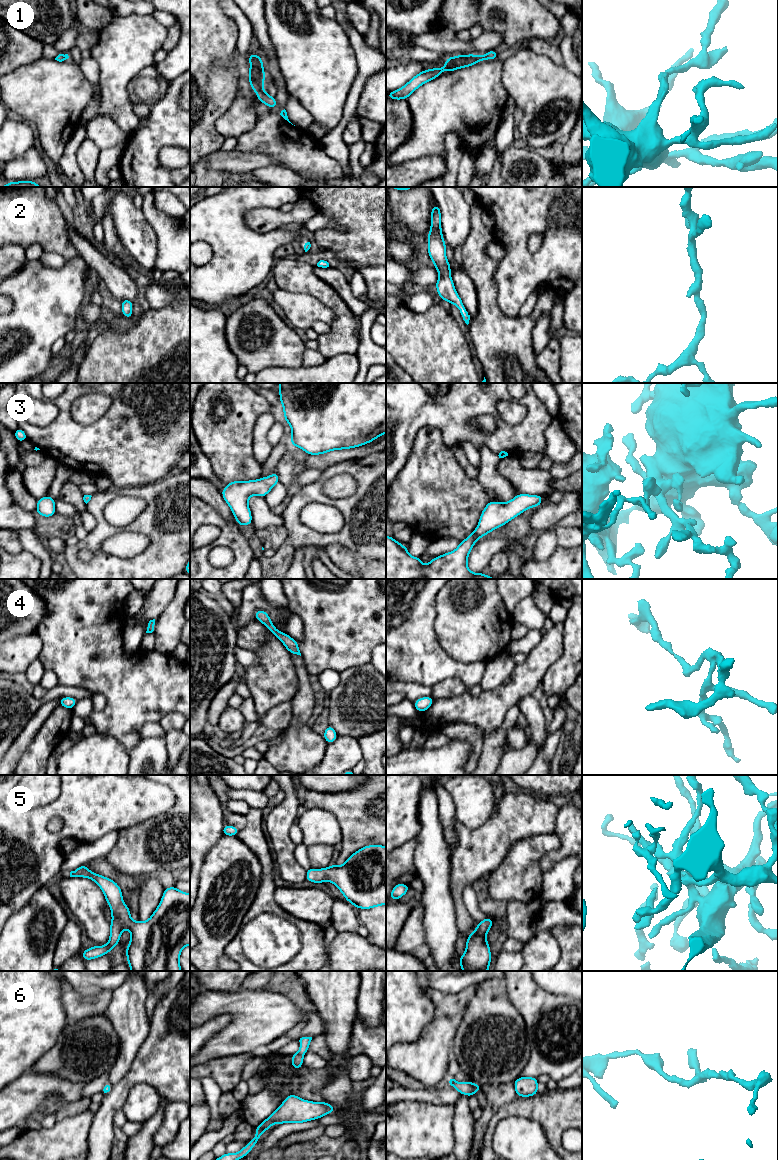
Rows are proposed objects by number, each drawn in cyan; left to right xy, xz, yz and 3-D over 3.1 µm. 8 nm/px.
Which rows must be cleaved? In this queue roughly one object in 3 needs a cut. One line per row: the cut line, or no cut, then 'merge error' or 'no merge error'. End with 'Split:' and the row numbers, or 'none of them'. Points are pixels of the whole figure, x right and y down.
1: no cut; no merge error
2: no cut; no merge error
3: no cut; no merge error
4: no cut; no merge error
5: no cut; no merge error
6: no cut; no merge error
Split: none of them

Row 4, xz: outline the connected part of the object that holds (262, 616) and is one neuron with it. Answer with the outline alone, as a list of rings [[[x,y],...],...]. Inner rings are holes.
[[[256,610],[254,616],[256,617],[257,621],[263,623],[266,626],[266,628],[270,632],[272,632],[276,636],[276,638],[278,638],[283,643],[283,645],[286,647],[289,653],[293,653],[301,656],[301,653],[298,647],[298,642],[295,641],[289,635],[287,635],[286,633],[278,631],[277,628],[273,625],[266,611]]]

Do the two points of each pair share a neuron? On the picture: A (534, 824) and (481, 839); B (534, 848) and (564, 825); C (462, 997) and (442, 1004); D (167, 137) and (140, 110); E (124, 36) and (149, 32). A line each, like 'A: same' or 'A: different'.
A: same
B: different
C: same
D: different
E: same

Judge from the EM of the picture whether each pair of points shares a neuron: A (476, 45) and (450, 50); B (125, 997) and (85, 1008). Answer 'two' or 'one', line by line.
A: one
B: two

